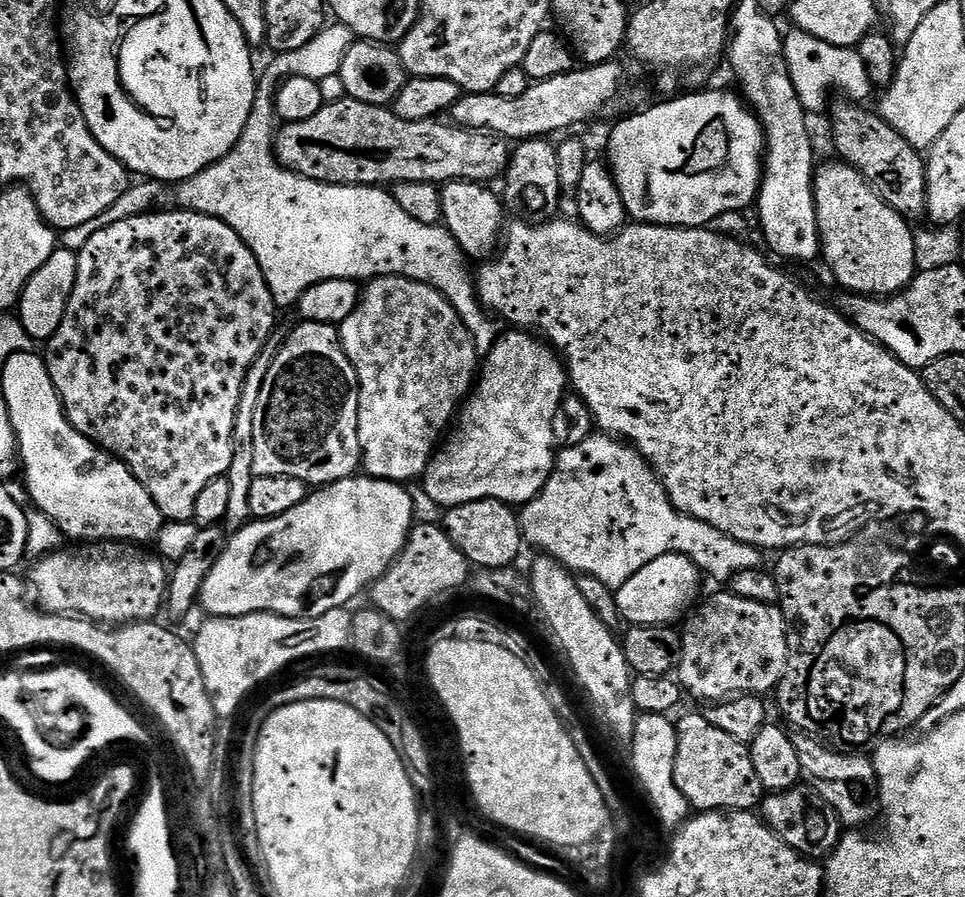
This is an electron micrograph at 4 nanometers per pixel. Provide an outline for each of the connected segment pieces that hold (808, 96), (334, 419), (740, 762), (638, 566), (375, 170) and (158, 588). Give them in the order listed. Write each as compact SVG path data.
M792 30L792 33L784 36L784 57L790 82L794 82L798 102L802 102L805 113L827 113L830 108L828 95L831 92L840 92L836 94L853 102L864 102L864 99L874 92L866 66L856 48L830 46L822 42L822 38L814 38L805 32Z
M297 323L288 341L279 345L258 406L254 410L254 470L257 476L289 476L310 486L323 486L345 480L361 471L360 439L358 438L358 374L340 345L340 329L334 324Z
M696 712L682 717L674 734L678 738L674 782L697 813L747 812L763 801L766 793L758 778L758 770L754 770L749 745L738 742L738 738L730 738L726 730L718 730L718 726L711 724L707 715L700 713L699 716Z
M593 434L582 442L561 447L546 486L523 505L519 518L524 539L529 545L533 544L540 548L536 550L553 556L569 572L593 576L614 590L663 555L686 555L705 577L713 576L724 582L731 582L742 570L760 568L765 556L761 549L738 542L722 530L679 512L642 453L636 451L633 445L607 434Z
M339 98L333 102L325 103L322 110L318 110L318 114L314 114L314 118L306 118L302 122L290 122L284 124L277 131L274 137L274 147L276 149L276 161L279 162L281 168L289 168L292 172L297 172L299 176L305 176L311 180L317 180L323 184L359 184L361 186L395 186L405 184L406 182L426 182L427 184L435 184L443 186L452 180L475 180L477 182L493 182L499 181L501 177L507 173L508 164L512 161L514 151L513 145L505 140L502 136L495 136L492 132L483 132L482 130L474 130L473 128L464 128L461 124L453 124L445 122L443 119L423 120L422 122L406 122L406 118L398 118L398 114L393 112L391 107L381 106L378 104L367 104L366 102L358 102L347 98Z
M122 540L80 542L70 548L41 556L31 565L30 588L36 591L35 599L43 611L79 616L101 626L123 626L159 617L156 615L166 604L170 572L155 551L147 552L147 547Z

